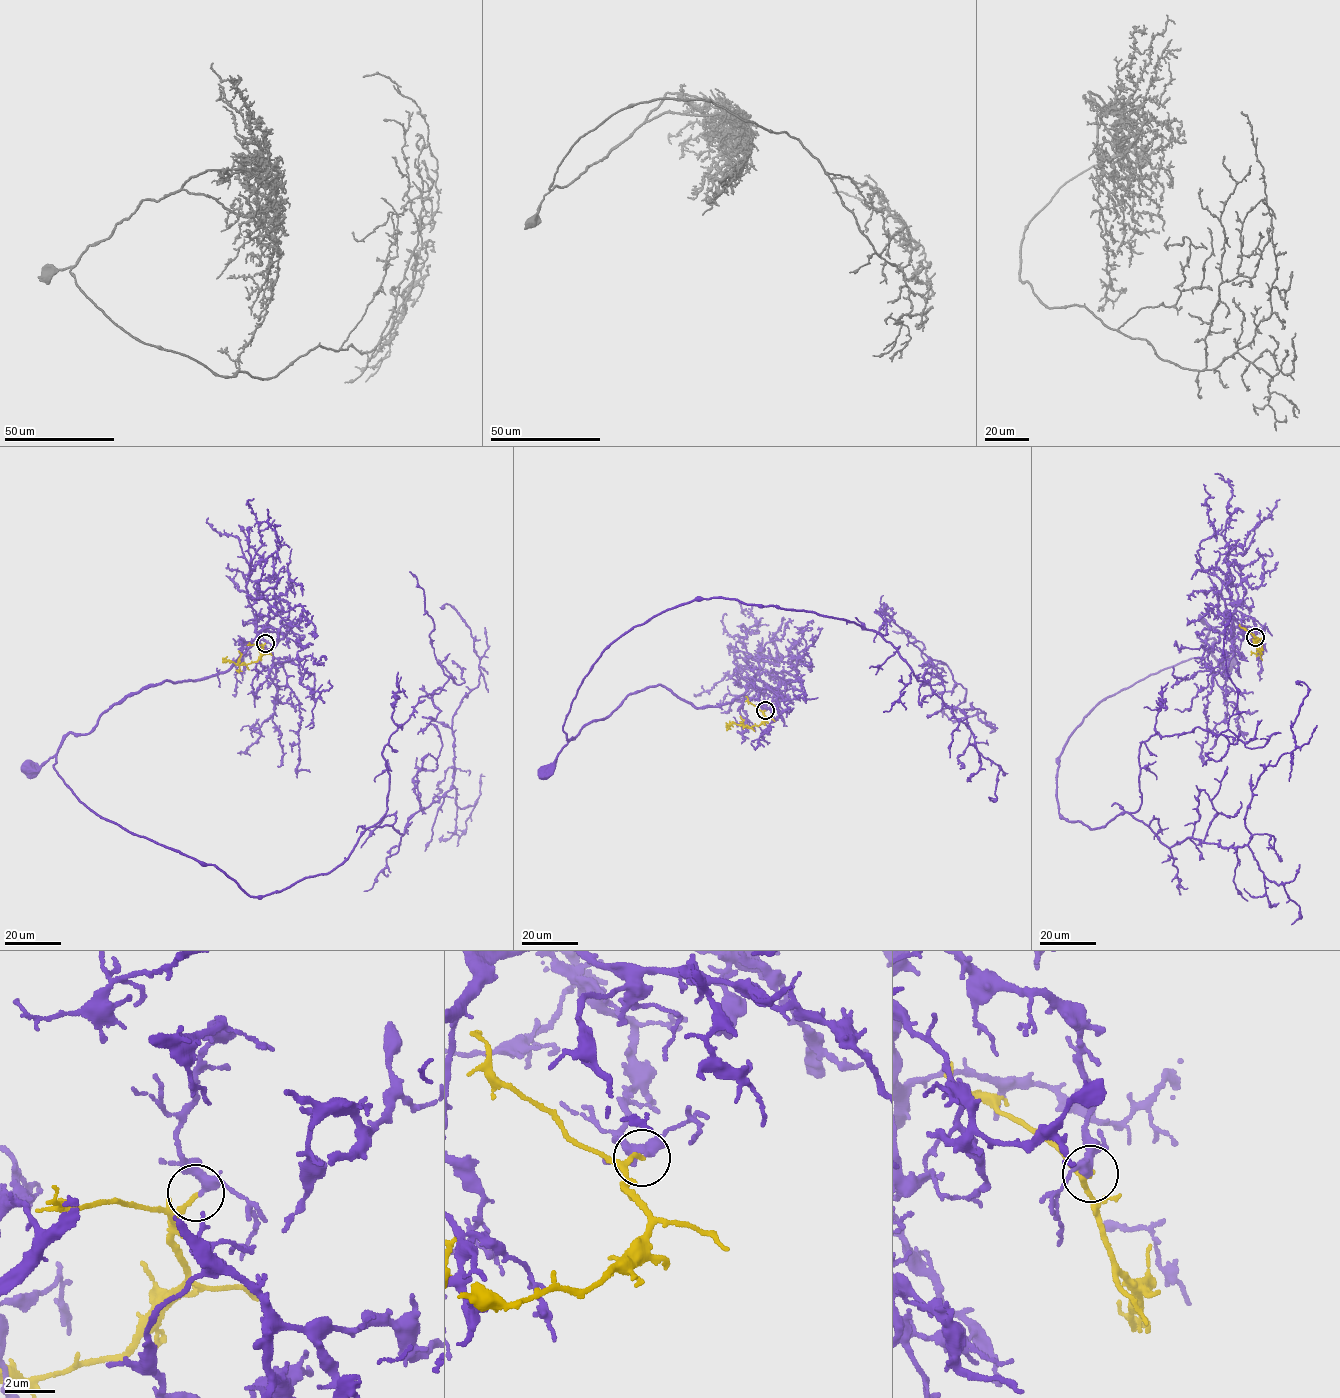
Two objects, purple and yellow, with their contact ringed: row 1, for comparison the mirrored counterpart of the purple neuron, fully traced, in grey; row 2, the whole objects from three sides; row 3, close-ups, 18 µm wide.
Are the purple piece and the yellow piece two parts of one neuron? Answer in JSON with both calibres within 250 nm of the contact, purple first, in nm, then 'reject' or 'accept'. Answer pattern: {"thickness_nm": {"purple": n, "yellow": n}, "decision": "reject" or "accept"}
{"thickness_nm": {"purple": 320, "yellow": 180}, "decision": "reject"}

